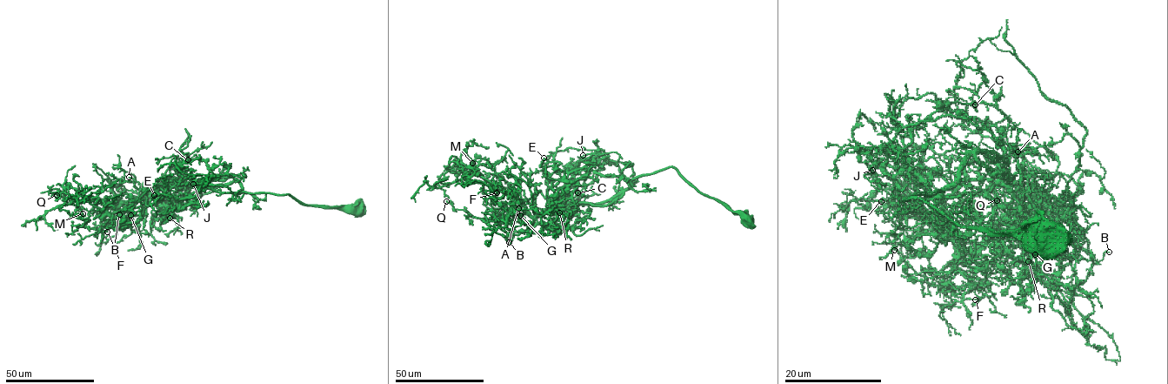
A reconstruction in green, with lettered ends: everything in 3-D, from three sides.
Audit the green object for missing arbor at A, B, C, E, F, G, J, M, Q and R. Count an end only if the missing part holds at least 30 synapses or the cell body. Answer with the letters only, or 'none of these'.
A

